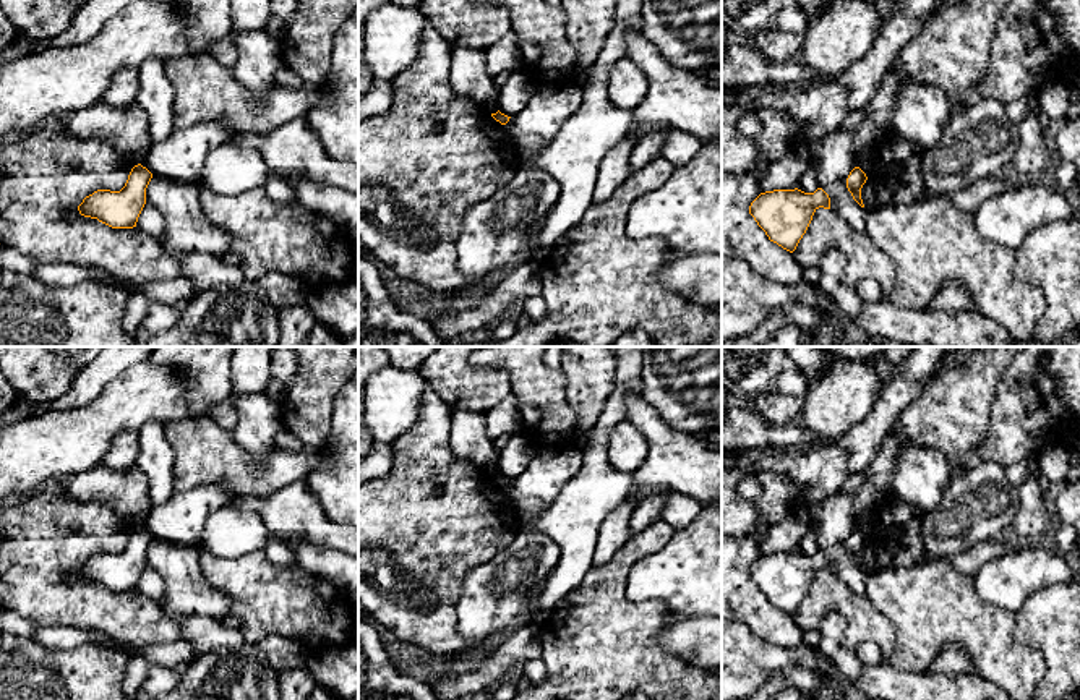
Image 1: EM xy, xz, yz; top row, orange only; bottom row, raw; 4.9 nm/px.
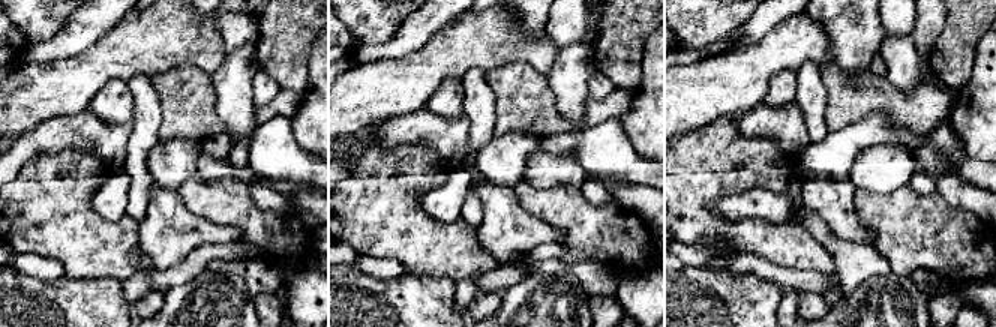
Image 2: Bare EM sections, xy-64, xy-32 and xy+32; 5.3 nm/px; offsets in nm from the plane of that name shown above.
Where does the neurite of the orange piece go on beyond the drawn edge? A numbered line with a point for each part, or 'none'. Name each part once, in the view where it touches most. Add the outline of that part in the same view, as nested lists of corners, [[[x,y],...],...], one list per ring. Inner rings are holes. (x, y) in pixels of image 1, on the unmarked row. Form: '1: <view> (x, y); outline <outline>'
none

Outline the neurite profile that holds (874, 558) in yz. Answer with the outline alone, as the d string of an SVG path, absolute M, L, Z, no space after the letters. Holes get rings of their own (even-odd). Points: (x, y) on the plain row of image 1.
M868 541L861 551L861 562L866 575L890 569L890 564L897 553L898 553L897 548L882 548Z

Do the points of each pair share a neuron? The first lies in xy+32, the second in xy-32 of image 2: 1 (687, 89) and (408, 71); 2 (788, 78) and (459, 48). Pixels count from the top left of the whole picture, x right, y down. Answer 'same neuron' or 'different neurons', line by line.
1: same neuron
2: different neurons

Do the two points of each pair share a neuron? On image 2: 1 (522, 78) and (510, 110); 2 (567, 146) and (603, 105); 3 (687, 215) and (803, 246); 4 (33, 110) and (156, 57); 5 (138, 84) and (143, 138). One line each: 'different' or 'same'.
1: same
2: different
3: same
4: same
5: same

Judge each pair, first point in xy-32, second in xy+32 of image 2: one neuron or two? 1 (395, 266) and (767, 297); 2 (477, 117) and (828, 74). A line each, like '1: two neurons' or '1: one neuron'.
1: two neurons
2: two neurons

